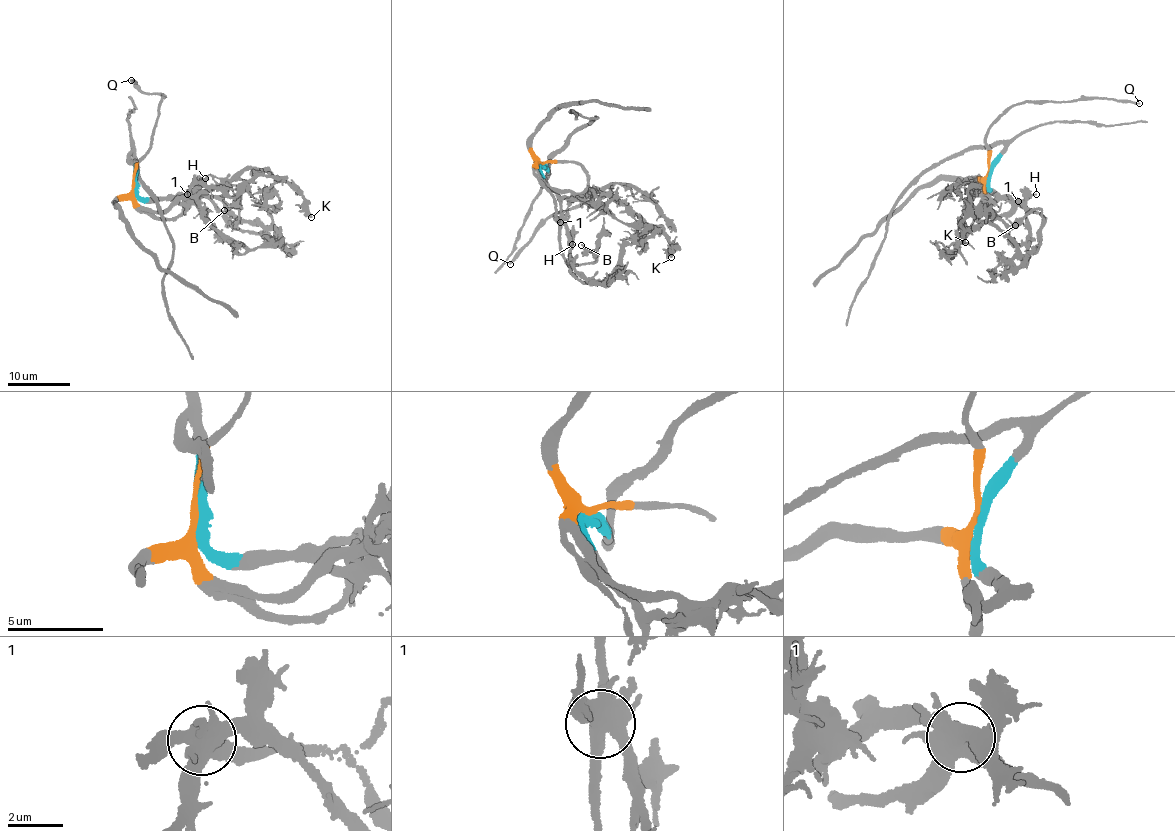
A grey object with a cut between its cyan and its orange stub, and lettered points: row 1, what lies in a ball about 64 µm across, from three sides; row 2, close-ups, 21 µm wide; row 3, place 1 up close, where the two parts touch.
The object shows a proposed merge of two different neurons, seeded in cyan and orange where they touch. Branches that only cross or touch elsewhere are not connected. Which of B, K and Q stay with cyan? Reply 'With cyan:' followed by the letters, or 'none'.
With cyan: B

